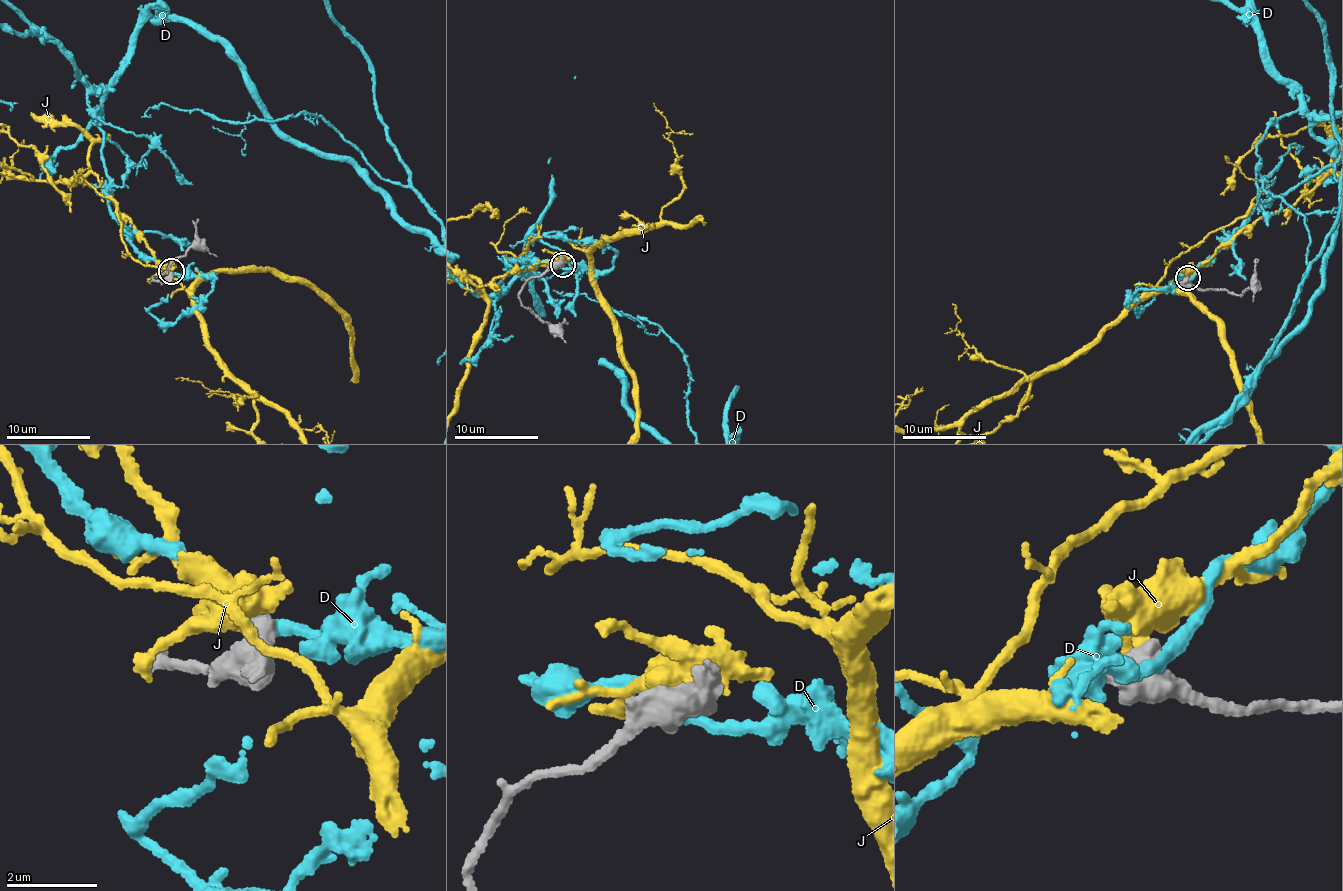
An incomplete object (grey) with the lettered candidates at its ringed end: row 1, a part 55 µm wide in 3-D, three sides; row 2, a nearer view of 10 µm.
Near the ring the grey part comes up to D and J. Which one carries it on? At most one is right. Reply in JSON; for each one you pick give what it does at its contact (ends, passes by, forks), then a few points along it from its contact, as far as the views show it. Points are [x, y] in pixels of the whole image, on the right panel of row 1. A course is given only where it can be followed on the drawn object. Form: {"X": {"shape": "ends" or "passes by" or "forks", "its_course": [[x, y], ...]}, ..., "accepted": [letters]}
{"accepted": []}

